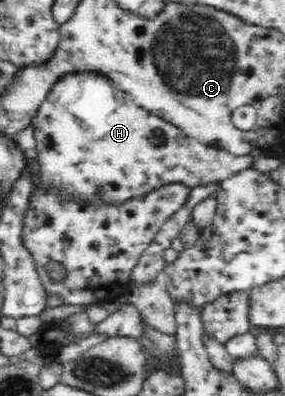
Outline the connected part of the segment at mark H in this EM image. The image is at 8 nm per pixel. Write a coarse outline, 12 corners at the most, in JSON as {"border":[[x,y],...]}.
{"border":[[98,72],[51,84],[42,183],[109,203],[250,168]]}

